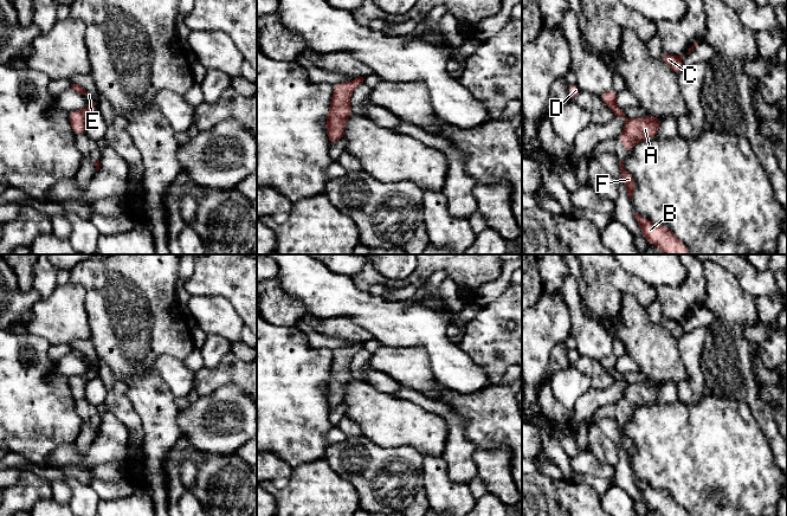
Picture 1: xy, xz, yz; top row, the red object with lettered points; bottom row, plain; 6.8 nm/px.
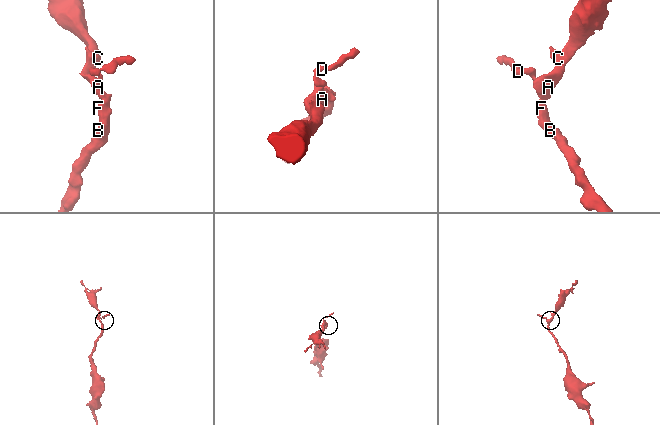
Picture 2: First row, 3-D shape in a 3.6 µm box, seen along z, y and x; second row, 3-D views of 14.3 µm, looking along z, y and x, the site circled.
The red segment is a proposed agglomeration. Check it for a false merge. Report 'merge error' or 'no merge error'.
no merge error

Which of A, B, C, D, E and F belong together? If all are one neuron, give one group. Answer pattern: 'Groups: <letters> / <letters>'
Groups: A B C D E F

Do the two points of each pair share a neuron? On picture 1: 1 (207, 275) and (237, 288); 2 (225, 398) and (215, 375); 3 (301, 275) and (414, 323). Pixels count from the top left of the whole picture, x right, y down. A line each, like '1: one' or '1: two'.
1: one
2: two
3: one

